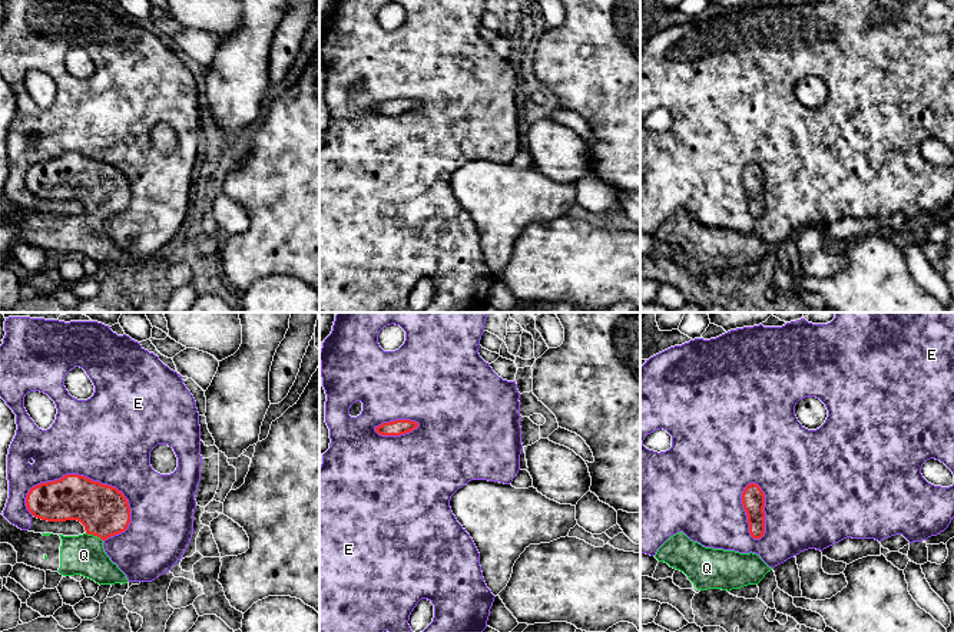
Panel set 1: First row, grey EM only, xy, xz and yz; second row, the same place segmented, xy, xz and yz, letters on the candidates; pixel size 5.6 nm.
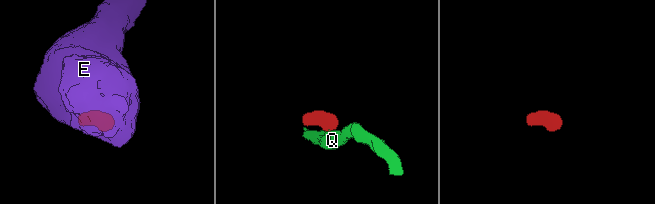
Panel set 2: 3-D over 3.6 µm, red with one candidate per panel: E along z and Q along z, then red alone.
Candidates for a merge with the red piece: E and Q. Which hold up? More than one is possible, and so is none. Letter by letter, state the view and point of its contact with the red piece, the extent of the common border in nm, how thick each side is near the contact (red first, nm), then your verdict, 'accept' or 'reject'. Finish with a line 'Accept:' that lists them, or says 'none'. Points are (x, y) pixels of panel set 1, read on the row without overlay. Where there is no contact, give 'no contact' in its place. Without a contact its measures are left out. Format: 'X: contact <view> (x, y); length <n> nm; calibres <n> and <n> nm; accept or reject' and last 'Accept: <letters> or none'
E: contact xy (83, 155); length 600 nm; calibres 280 and 500 nm; reject
Q: contact xy (95, 214); length 110 nm; calibres 280 and 220 nm; accept
Accept: Q

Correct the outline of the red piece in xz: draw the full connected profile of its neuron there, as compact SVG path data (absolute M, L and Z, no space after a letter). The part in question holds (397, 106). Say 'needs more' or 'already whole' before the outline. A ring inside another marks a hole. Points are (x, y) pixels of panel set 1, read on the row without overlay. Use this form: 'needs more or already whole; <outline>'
already whole; M395 99L390 102L382 102L381 105L375 106L375 110L381 115L401 115L413 110L417 106L418 106L418 102L415 100Z

